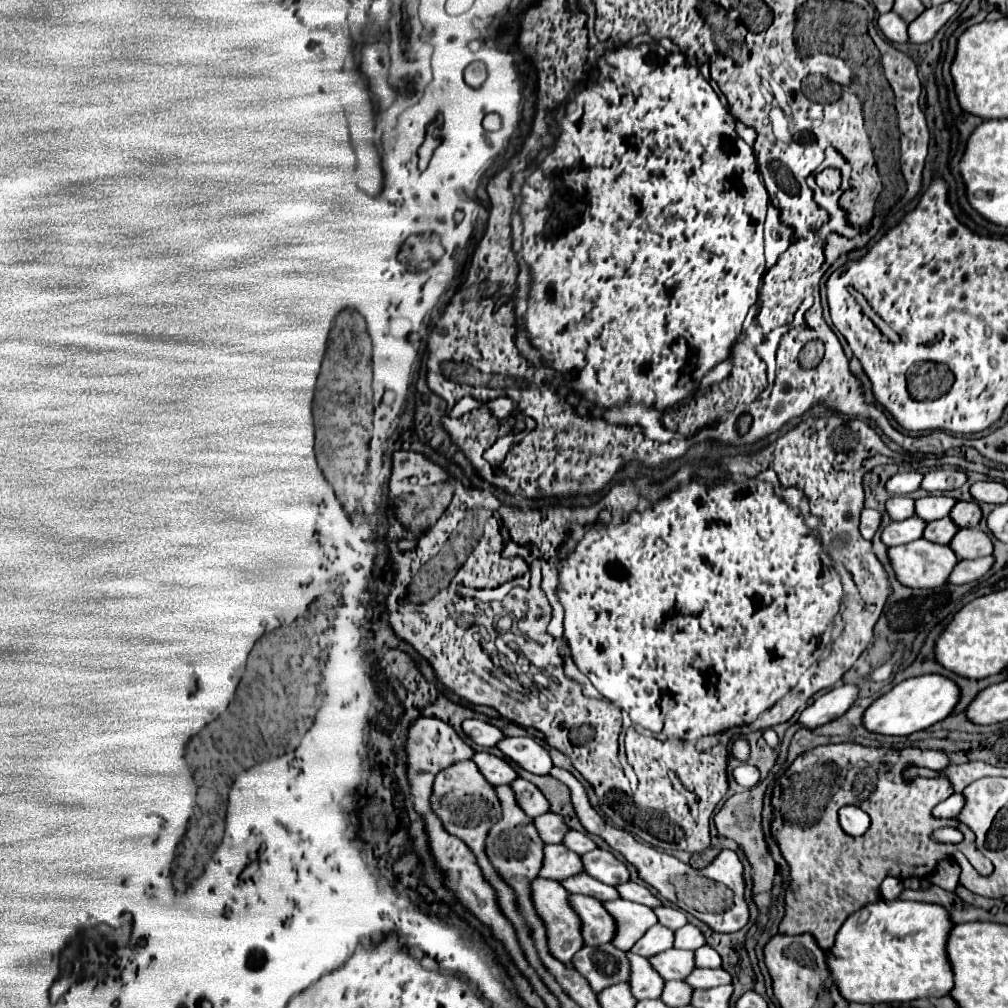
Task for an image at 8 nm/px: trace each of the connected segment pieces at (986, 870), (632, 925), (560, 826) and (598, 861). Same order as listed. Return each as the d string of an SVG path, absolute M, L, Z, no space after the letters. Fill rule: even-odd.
M842 742L842 744L824 744L816 746L810 752L804 752L794 760L794 764L780 776L776 784L776 792L772 796L774 806L774 822L772 832L778 838L780 850L790 864L790 886L786 890L786 916L780 924L782 934L812 934L816 942L824 950L830 950L836 940L836 930L846 922L850 914L860 910L870 902L878 902L880 884L884 878L892 876L898 880L908 878L926 878L934 872L940 860L950 858L956 851L961 851L971 865L981 875L989 875L994 867L991 861L984 857L976 848L975 835L968 826L956 822L954 818L936 818L932 814L934 806L948 796L954 794L952 782L948 776L942 774L938 778L922 778L904 780L902 770L908 766L926 766L936 772L944 772L950 766L950 758L944 750L922 750L922 748L876 748L876 746L862 746L856 742ZM846 804L860 804L860 808L872 818L872 826L866 830L864 836L848 836L840 822L838 810ZM951 826L958 828L964 835L959 844L938 844L930 836L936 828Z
M624 898L604 902L604 906L616 920L618 930L612 942L620 950L630 950L646 934L646 930L658 922L652 908L624 900Z
M548 812L548 814L542 814L540 818L534 818L534 822L538 824L536 828L546 842L562 842L564 832L570 830L570 826L566 824L566 818L562 814L554 814L554 812Z
M592 850L582 856L584 870L592 878L598 878L604 884L618 886L620 882L630 880L630 872L622 860L618 860L610 850Z

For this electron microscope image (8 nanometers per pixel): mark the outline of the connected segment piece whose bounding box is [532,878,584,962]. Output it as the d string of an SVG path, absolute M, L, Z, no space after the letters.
M536 878L532 882L532 890L534 906L548 928L552 956L562 962L570 962L576 950L584 946L584 938L580 936L580 916L568 902L568 890L564 890L560 882L548 878Z

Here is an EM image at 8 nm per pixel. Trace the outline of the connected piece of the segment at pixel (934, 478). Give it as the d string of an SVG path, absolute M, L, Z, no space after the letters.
M936 468L926 472L926 478L922 482L922 488L928 492L944 492L960 488L964 482L968 482L968 474L960 468Z

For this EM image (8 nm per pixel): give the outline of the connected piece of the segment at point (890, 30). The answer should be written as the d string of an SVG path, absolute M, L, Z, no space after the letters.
M896 12L882 14L878 18L878 28L890 42L908 42L908 22L904 22Z

